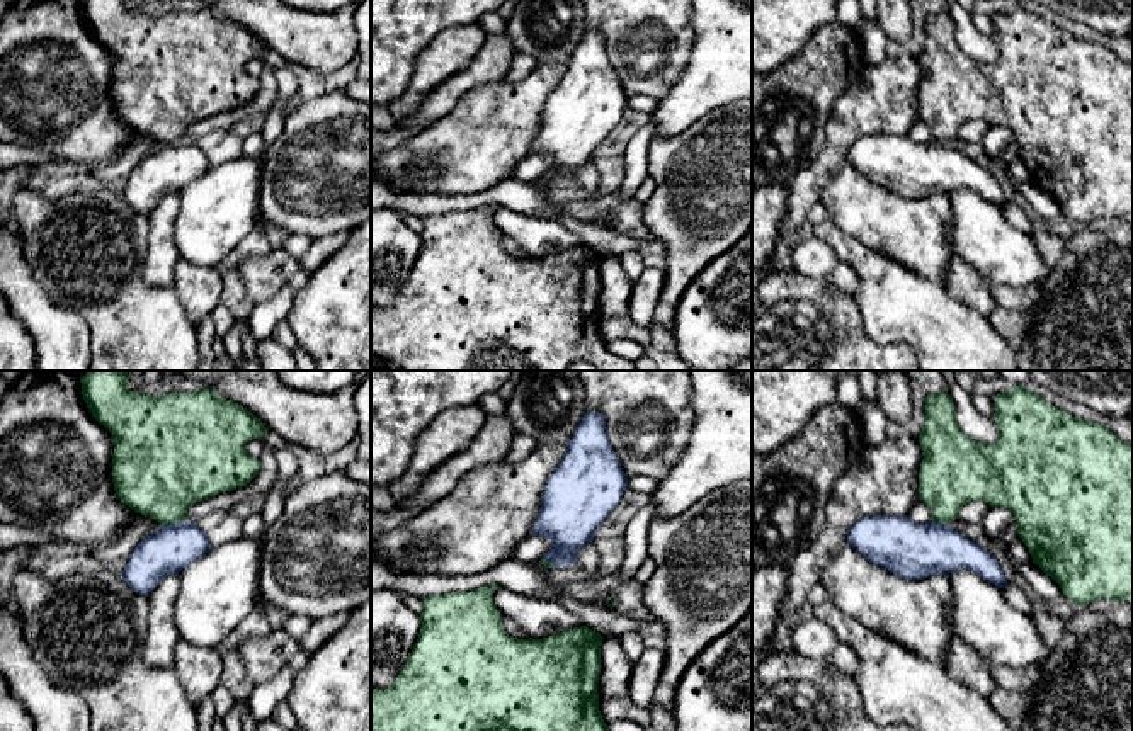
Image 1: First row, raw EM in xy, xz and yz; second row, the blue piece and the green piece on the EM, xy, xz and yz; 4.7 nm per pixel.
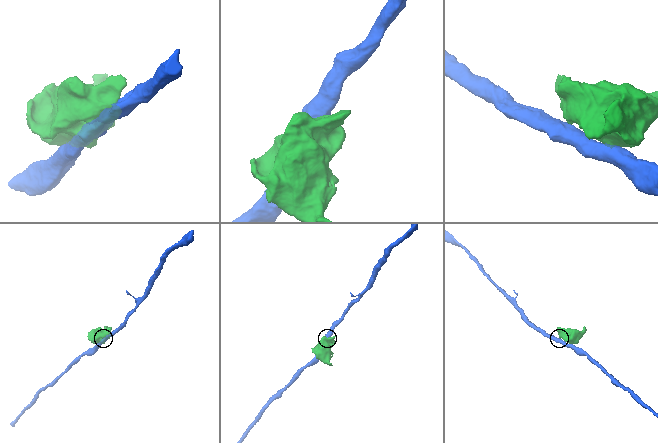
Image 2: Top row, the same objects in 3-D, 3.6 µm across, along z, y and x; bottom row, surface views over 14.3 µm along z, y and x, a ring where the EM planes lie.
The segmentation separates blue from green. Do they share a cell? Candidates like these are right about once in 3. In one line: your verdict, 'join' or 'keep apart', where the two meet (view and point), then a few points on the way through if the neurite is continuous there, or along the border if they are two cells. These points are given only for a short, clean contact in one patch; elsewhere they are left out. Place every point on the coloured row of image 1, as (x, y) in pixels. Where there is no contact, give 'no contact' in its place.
keep apart; contact xy (172, 524); border xy (184, 519), (160, 526)

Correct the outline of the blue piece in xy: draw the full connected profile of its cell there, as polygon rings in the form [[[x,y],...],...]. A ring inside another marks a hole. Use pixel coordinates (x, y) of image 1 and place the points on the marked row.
[[[192,522],[160,525],[133,549],[121,575],[136,593],[148,595],[162,580],[177,575],[209,549],[208,534]]]

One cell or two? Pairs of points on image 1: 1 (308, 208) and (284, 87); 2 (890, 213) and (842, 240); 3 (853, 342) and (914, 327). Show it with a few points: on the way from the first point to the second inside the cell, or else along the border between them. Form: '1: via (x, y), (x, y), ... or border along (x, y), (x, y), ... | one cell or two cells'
1: border along (286, 114), (283, 131), (266, 148) | two cells
2: border along (827, 216), (842, 232), (854, 235), (885, 255) | two cells
3: border along (856, 300), (863, 328), (876, 342), (910, 347) | two cells

